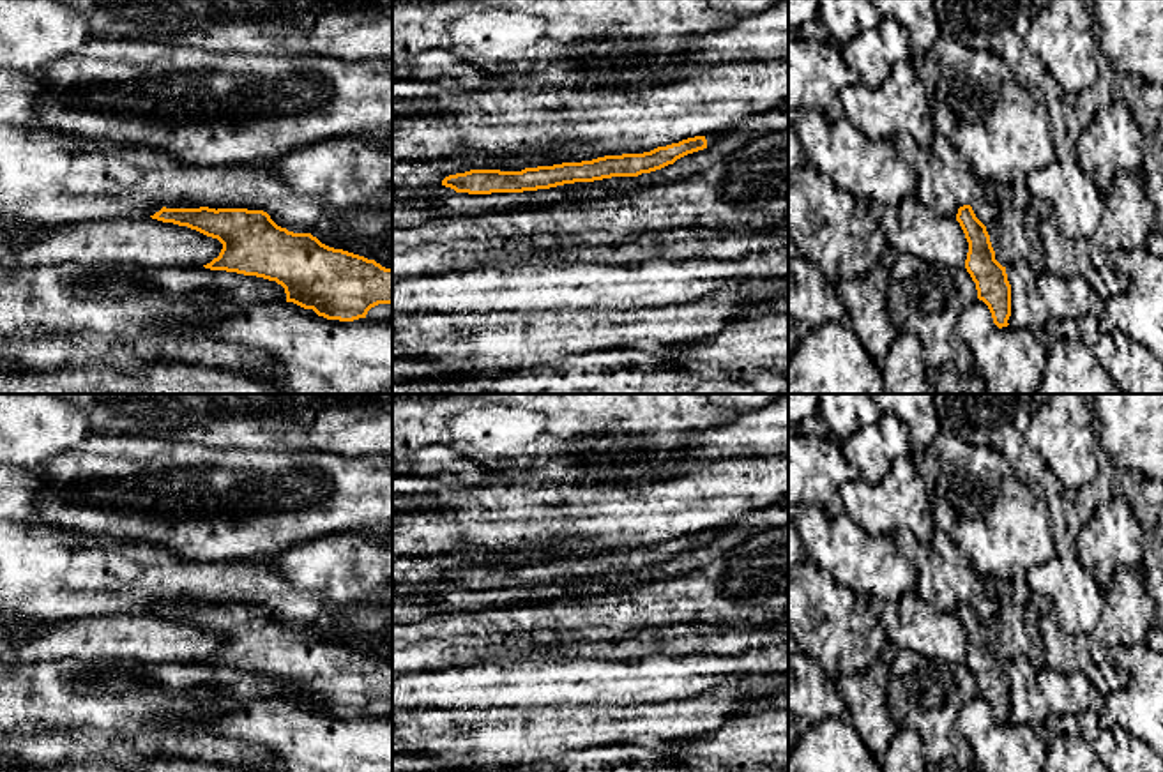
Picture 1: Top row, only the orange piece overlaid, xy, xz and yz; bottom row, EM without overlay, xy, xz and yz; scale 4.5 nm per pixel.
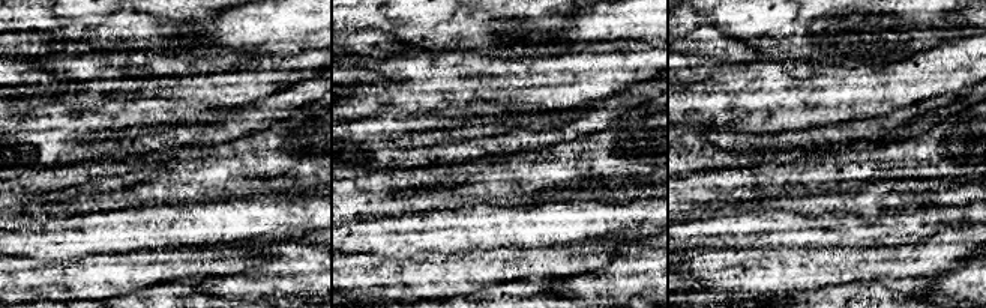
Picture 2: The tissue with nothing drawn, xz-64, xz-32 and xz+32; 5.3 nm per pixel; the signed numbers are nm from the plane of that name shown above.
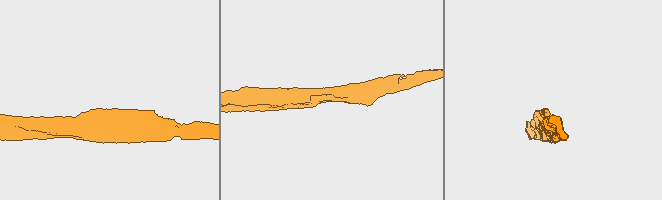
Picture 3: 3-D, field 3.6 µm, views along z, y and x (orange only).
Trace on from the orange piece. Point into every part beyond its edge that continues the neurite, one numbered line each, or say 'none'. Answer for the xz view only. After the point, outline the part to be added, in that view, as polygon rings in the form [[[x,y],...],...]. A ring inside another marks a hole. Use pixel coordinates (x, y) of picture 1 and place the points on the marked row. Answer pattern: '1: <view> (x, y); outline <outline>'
none

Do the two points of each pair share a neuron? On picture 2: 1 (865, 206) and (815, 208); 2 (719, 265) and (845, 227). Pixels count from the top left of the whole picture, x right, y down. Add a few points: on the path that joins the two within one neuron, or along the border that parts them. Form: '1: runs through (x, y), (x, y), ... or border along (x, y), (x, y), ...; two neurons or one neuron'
1: runs through (853, 203), (827, 203); one neuron
2: border along (742, 247), (814, 247); two neurons

